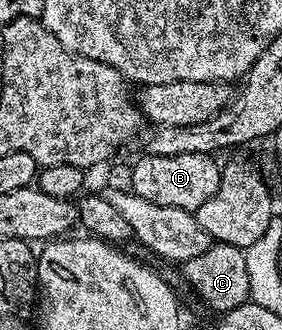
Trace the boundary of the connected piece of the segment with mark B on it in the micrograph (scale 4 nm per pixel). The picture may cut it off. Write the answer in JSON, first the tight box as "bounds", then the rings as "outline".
{"bounds":[131,153,221,212],"outline":[[[144,153],[143,159],[138,163],[137,161],[132,165],[131,171],[133,172],[133,184],[131,193],[141,196],[145,200],[153,200],[153,204],[165,204],[169,208],[181,208],[182,210],[190,210],[192,212],[197,211],[201,208],[201,204],[205,204],[205,200],[209,200],[217,192],[219,187],[219,175],[221,173],[220,163],[215,163],[216,160],[212,155],[209,154],[181,154],[175,156],[157,156],[156,154]]]}

